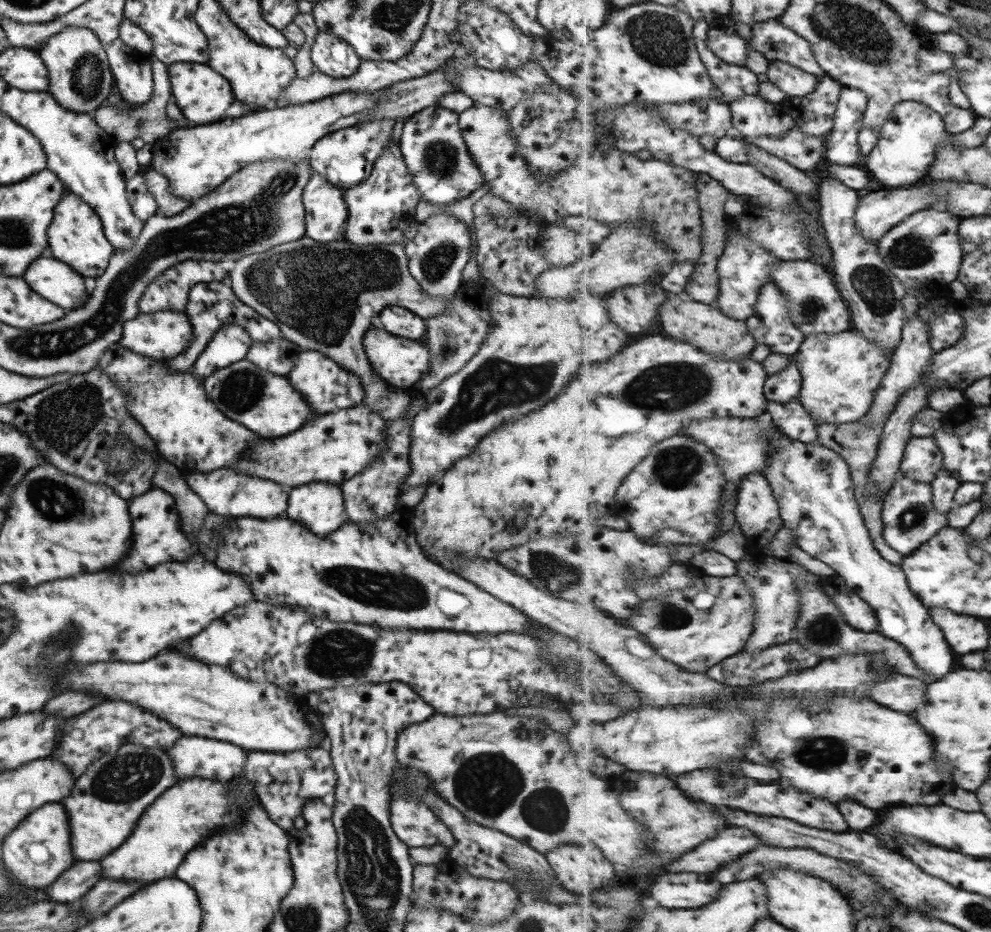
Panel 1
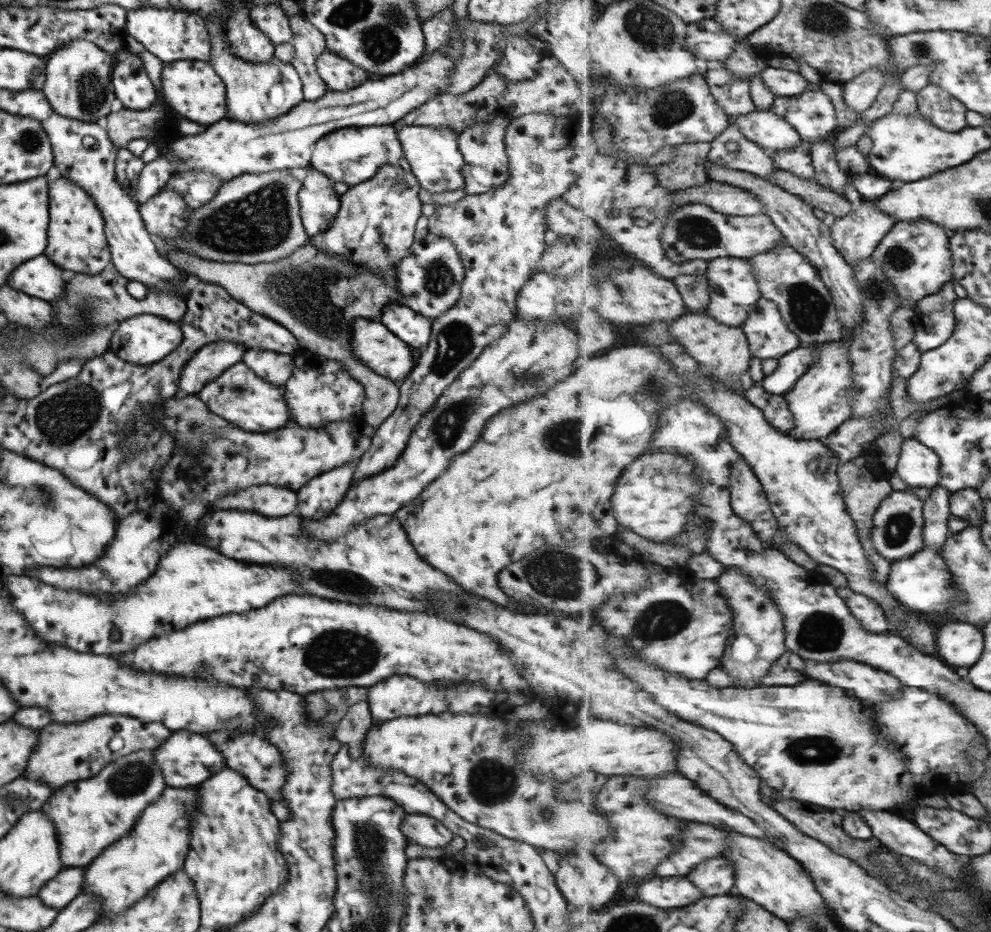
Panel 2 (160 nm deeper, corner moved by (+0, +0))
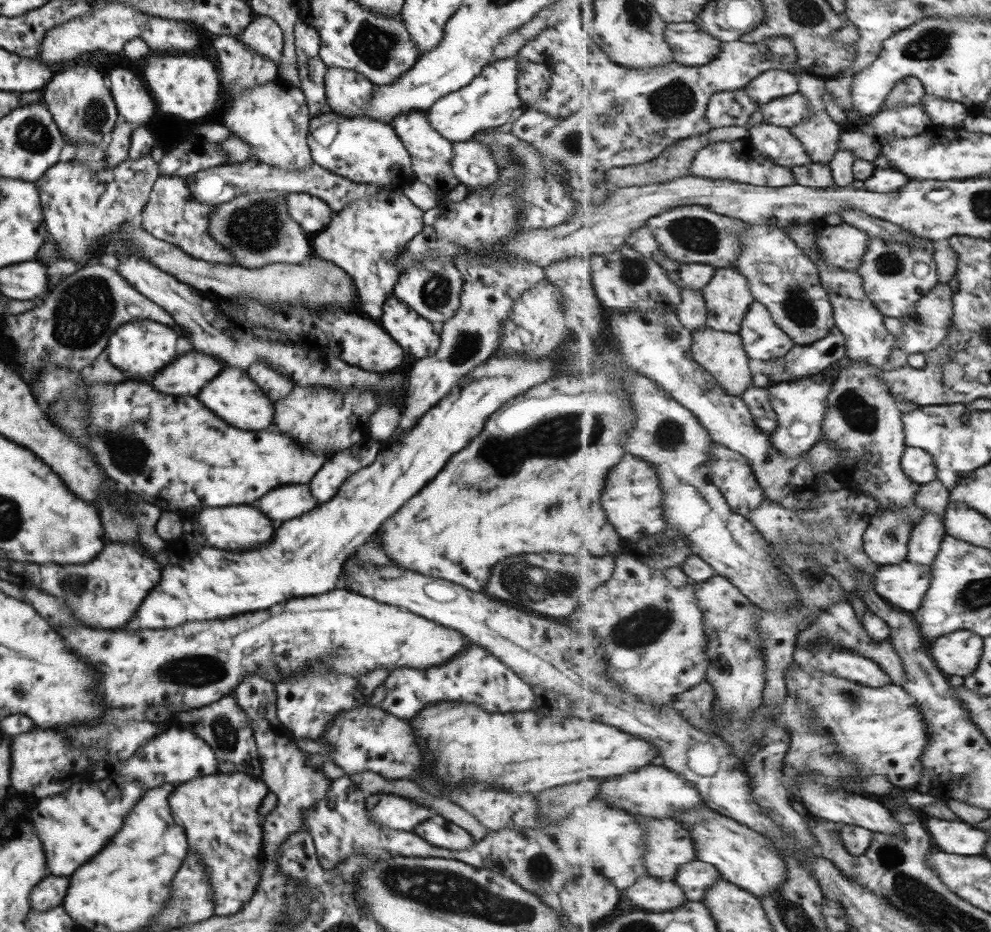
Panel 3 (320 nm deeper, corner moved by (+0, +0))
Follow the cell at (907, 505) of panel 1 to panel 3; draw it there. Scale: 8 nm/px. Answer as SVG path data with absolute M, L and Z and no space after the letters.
M884 510L873 516L864 535L865 552L879 565L907 560L915 520L909 514Z

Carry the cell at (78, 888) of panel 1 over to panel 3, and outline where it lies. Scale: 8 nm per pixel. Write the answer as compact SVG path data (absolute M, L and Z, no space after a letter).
M47 876L37 886L33 886L29 894L29 908L33 910L47 910L59 906L67 890L67 878L61 876Z

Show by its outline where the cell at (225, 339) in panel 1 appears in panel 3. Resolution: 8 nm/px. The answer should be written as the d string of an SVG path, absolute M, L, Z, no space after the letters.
M187 352L159 370L150 382L157 392L172 396L195 396L223 368L215 358Z

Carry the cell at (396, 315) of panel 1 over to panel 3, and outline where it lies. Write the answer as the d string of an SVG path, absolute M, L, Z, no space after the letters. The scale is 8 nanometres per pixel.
M393 294L386 297L377 322L407 356L425 358L439 346L439 333L433 330L432 322L419 316Z

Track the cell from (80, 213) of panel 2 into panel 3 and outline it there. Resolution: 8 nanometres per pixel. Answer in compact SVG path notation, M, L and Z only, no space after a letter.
M150 156L127 157L111 170L93 170L71 160L53 163L34 182L47 234L69 260L96 264L98 254L106 248L106 238L111 230L123 222L139 224L140 212L158 175L158 164Z

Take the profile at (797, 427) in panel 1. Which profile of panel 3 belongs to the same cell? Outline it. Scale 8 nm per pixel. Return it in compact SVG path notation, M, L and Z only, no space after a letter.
M751 386L741 398L753 412L753 419L761 430L772 433L779 428L780 420L777 419L777 412L773 409L769 388Z

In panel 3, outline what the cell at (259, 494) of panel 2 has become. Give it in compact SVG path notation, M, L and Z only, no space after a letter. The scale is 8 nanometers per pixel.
M305 484L279 486L275 490L269 490L269 494L265 494L259 502L261 502L261 512L271 520L296 518L315 508L317 504L313 502L309 488Z

